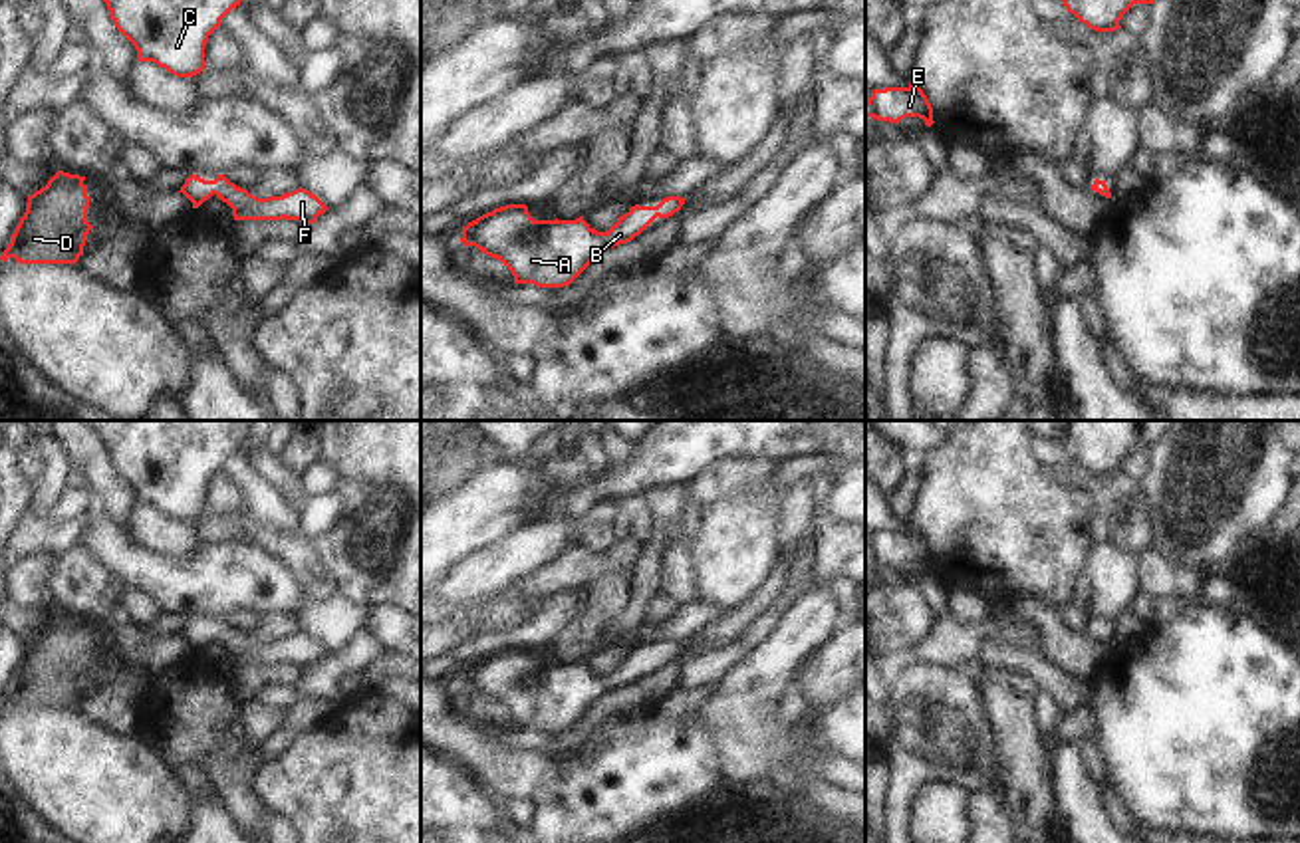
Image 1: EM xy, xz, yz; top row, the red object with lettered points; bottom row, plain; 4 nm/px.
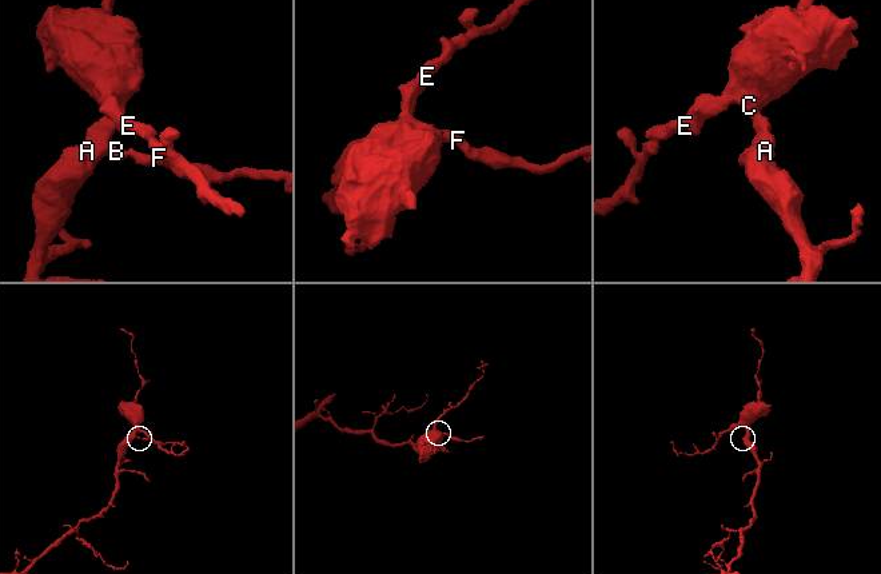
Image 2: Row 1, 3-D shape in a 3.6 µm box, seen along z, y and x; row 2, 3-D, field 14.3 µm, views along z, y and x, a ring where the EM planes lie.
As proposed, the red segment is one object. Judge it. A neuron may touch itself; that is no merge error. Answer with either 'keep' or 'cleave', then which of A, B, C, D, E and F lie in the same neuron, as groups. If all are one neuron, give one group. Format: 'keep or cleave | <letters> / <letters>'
keep | A B C D E F

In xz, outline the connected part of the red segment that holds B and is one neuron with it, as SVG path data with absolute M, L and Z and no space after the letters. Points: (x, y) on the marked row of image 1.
M667 196L657 206L631 206L607 232L576 220L534 220L526 204L506 204L462 226L462 246L500 260L514 284L570 286L603 250L627 244L659 216L681 210L687 196Z

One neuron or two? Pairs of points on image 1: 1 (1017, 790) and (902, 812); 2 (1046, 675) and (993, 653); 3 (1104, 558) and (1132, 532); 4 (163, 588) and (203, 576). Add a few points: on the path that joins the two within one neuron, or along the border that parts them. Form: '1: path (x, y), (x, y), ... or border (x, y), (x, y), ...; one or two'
1: border (995, 744), (999, 790); two
2: path (1033, 665), (1007, 657); one
3: border (1112, 544), (1136, 560); two
4: path (173, 586), (193, 586); one

